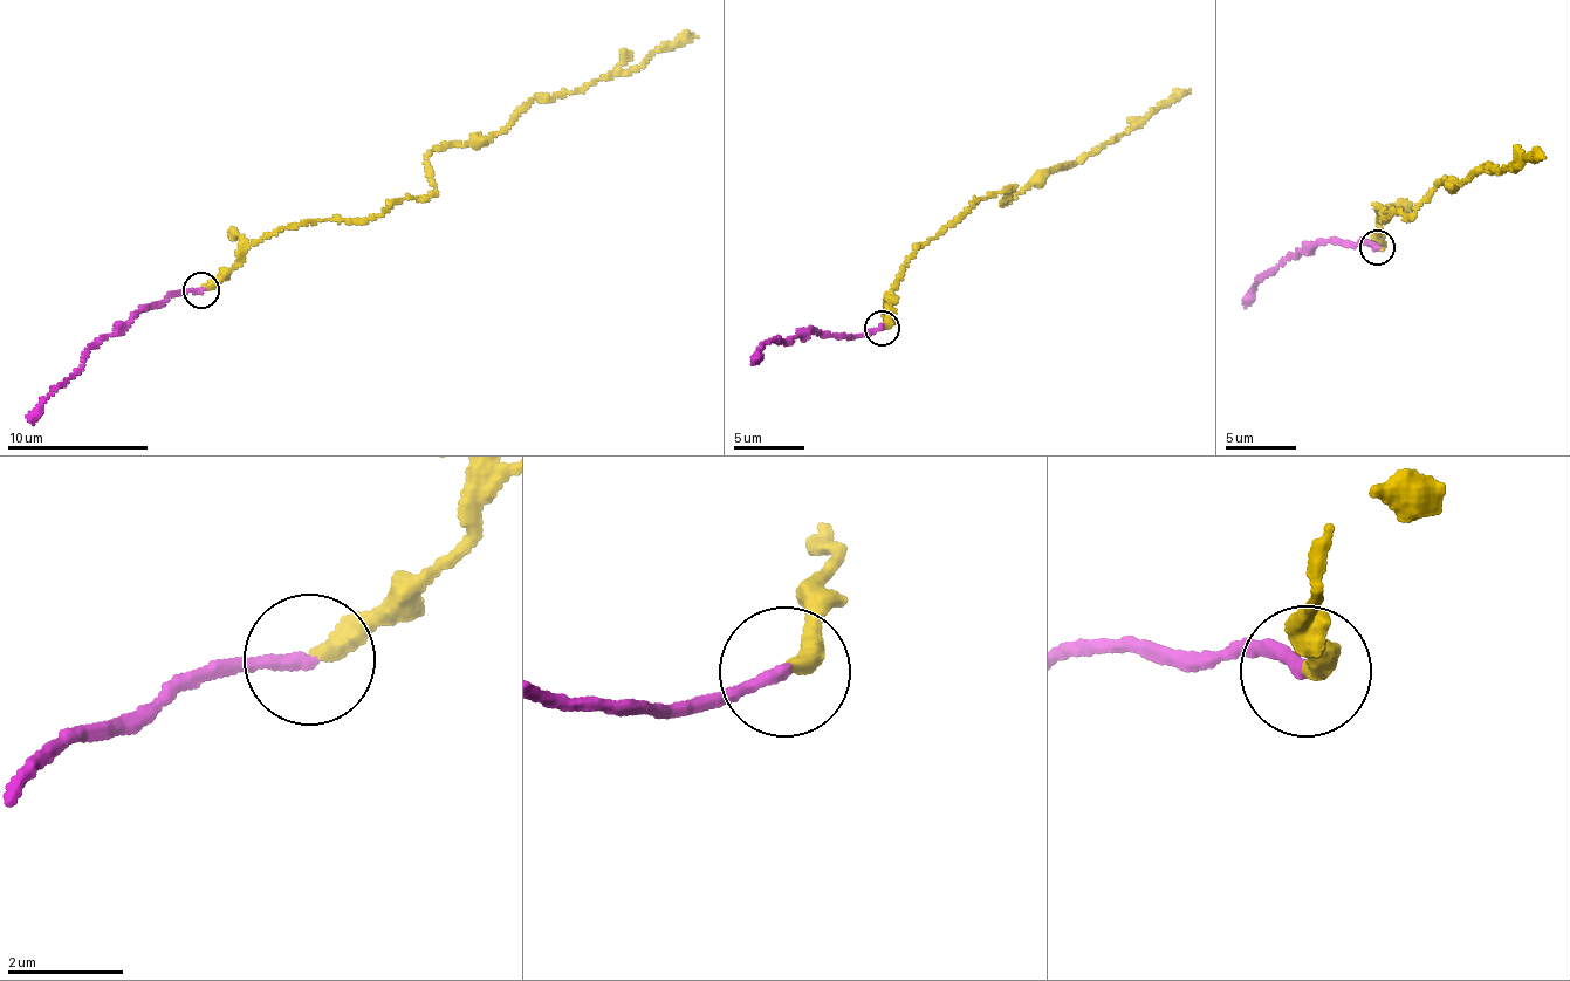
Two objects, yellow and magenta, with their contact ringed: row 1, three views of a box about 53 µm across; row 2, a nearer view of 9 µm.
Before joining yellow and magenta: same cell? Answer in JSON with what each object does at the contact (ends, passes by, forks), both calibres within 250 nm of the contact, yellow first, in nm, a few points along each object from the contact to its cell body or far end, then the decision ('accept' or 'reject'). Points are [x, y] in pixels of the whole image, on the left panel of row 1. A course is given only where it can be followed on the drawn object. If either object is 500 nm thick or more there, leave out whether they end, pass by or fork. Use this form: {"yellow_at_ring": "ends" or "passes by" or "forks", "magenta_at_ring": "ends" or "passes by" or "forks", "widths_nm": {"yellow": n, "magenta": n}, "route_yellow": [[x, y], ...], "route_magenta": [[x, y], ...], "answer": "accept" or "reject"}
{"yellow_at_ring": "ends", "magenta_at_ring": "ends", "widths_nm": {"yellow": 320, "magenta": 200}, "route_yellow": [[199, 289], [304, 220], [372, 218], [434, 187], [425, 163], [433, 150], [501, 131], [535, 97], [697, 36]], "route_magenta": [[199, 289], [139, 307], [130, 321], [103, 336], [64, 379], [33, 424]], "answer": "reject"}

